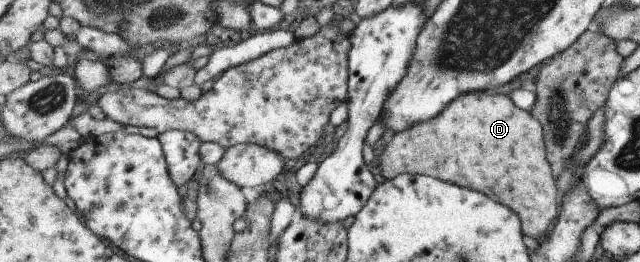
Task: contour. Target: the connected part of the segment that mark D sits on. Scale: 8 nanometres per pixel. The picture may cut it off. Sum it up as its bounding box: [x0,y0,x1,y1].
[380,94,564,241]

